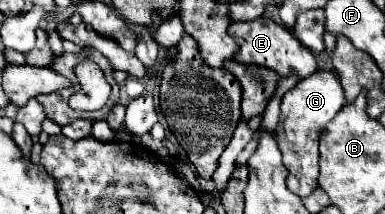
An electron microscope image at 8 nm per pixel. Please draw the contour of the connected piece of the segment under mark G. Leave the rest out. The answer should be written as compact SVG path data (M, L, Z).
M314 72L298 82L296 88L282 96L282 114L276 126L276 142L282 152L284 166L288 168L288 190L304 198L318 188L318 142L320 130L344 106L344 90L332 72Z

